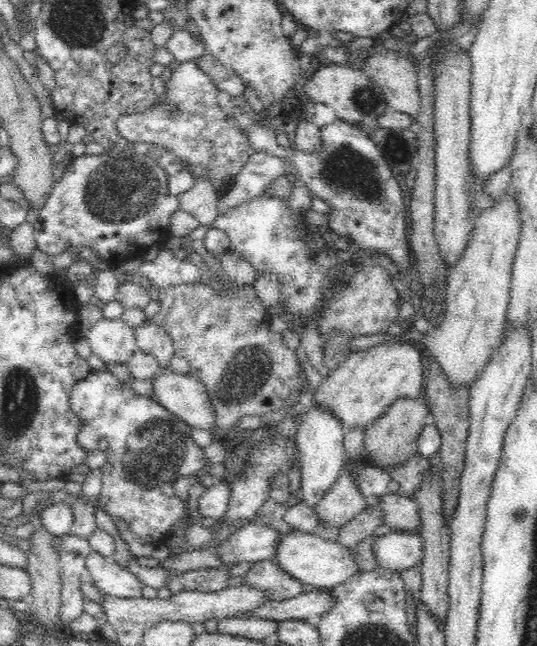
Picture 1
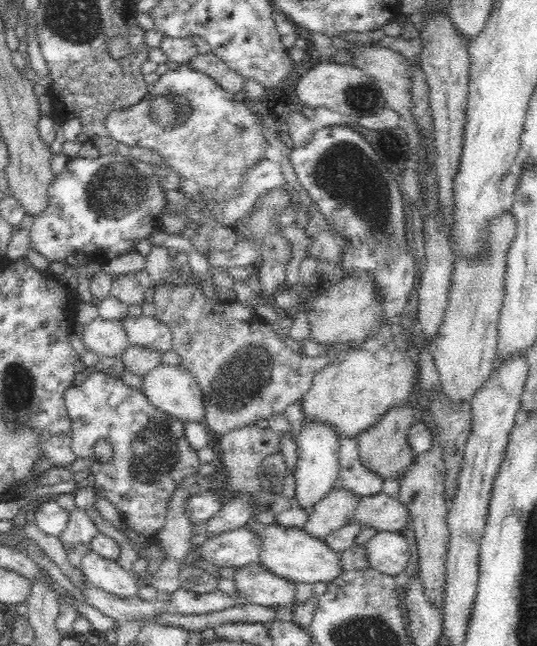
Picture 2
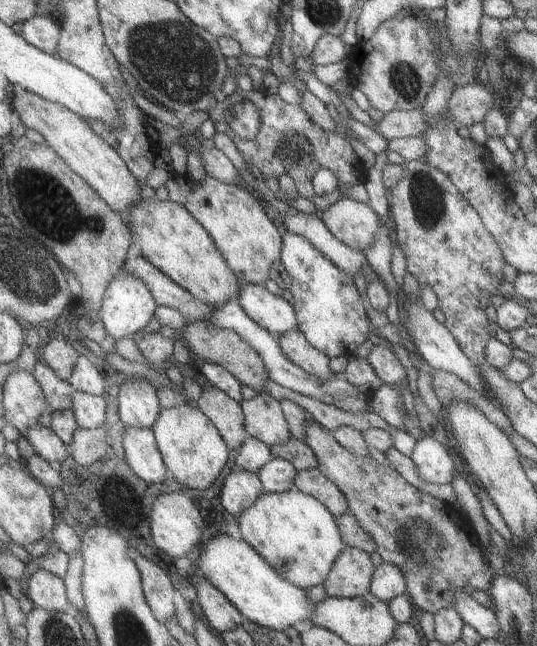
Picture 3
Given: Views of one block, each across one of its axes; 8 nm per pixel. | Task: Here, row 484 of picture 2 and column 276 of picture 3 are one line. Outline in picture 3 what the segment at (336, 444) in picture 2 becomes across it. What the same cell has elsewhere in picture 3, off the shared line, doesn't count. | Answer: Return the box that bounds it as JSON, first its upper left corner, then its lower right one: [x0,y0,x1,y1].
[238,284,296,336]

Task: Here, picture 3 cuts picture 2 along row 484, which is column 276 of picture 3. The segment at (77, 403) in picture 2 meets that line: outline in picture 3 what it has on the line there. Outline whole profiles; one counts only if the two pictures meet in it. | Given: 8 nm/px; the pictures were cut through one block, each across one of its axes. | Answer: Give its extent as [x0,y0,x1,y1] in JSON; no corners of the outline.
[208,85,365,210]

